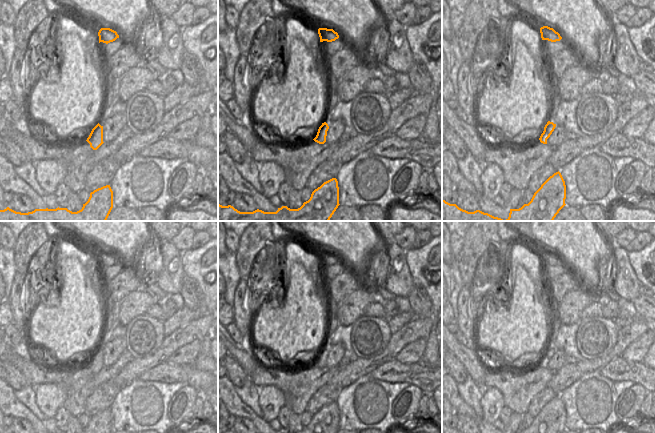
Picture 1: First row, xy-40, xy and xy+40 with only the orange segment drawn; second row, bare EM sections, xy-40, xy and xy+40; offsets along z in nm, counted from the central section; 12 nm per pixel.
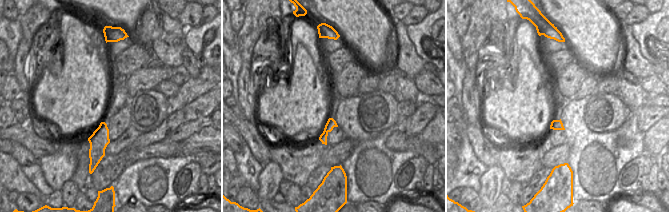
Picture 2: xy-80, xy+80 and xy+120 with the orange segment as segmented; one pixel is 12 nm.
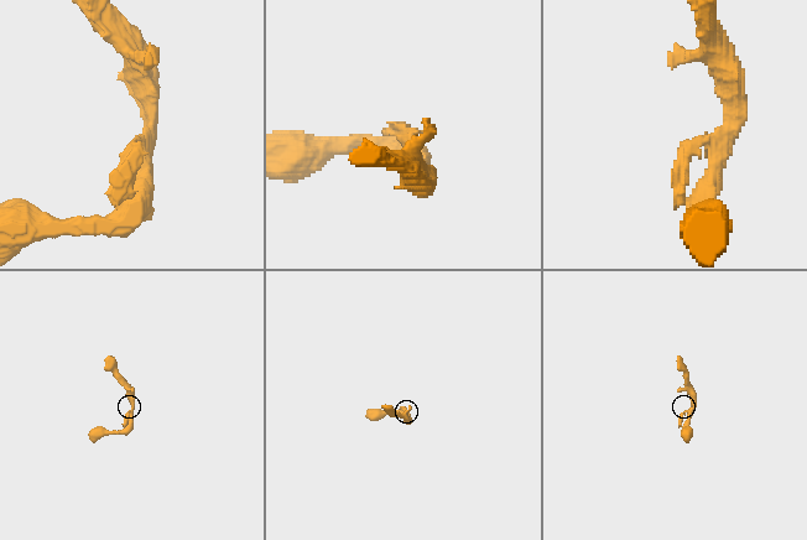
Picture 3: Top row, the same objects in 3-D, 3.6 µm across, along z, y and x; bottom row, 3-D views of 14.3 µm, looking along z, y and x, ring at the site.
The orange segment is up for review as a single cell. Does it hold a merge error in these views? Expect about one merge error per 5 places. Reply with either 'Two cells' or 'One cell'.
One cell

